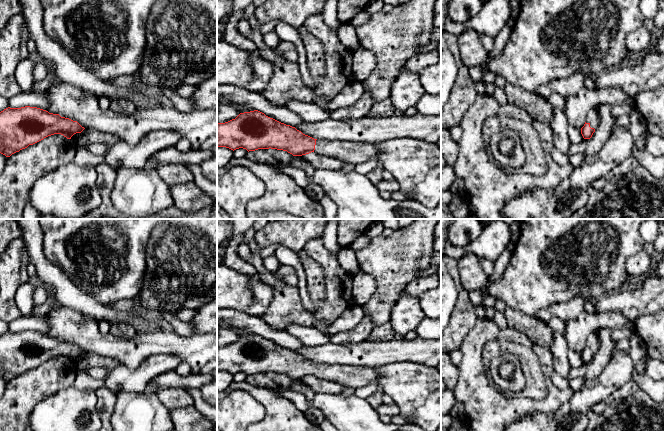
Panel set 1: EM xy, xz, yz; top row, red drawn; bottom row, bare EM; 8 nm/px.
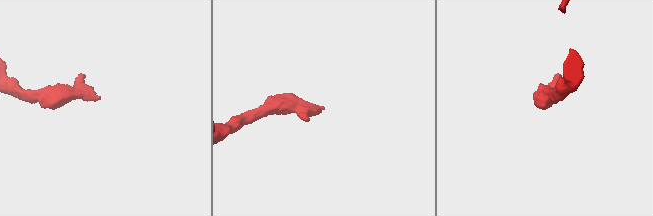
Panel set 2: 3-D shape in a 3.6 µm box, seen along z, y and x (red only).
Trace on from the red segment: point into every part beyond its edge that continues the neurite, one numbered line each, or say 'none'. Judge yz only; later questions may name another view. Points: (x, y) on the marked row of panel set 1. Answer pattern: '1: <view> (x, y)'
1: yz (592, 117)

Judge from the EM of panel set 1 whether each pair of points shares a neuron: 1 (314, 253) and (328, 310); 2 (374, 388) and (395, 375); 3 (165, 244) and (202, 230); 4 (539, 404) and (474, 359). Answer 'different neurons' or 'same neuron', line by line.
1: same neuron
2: different neurons
3: same neuron
4: same neuron

